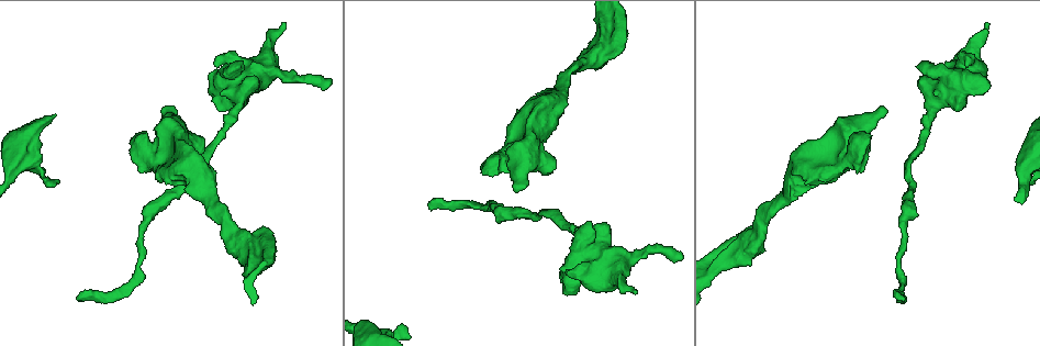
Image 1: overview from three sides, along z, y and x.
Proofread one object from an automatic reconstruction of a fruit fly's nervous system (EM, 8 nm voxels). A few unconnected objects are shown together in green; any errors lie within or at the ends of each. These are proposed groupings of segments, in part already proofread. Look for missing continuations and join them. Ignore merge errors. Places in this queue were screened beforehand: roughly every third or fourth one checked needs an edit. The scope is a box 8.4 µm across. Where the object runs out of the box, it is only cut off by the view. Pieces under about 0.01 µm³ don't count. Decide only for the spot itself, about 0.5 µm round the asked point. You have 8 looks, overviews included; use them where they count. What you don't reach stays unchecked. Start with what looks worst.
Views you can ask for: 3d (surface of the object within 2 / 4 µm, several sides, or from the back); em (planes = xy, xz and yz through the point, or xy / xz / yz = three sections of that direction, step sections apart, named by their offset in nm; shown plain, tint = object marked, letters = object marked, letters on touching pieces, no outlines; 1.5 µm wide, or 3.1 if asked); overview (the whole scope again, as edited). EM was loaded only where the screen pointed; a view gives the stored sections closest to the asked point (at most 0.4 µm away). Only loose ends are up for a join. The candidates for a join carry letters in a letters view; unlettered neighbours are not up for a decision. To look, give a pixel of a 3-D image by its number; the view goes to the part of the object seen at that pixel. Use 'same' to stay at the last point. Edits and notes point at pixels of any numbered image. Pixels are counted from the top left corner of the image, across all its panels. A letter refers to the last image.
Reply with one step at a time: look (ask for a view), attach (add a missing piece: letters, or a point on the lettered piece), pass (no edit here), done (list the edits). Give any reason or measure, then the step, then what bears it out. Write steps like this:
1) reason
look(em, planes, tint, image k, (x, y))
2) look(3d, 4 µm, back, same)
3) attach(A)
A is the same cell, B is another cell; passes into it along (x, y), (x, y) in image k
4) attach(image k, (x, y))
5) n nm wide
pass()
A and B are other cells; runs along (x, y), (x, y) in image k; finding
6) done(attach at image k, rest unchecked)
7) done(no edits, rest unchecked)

look(em, planes, letters, image 1, (636, 290))

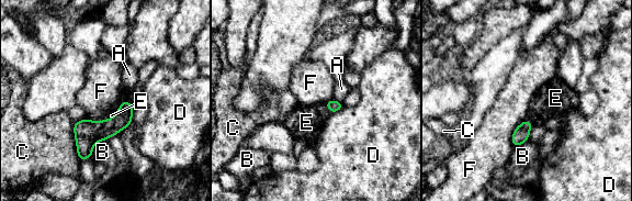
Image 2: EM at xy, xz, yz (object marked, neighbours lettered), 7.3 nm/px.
attach(E)
E is the same cell, A, B, C, D and F are other cells; passes into it along (333, 105), (327, 108), (306, 122) in image 2; it goes on there

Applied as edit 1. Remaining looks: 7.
tapers out
look(em, xz, step 4, letters, image 1, (54, 186))

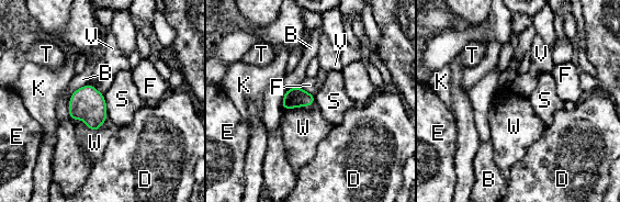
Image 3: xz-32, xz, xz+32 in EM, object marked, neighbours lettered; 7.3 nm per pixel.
W touches over 260 nm
pass()
B, D, E, F, K, S, T, V and W are other cells; none of them fits

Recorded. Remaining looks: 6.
branch stops here
look(3d, 2 µm, image 1, (254, 81))

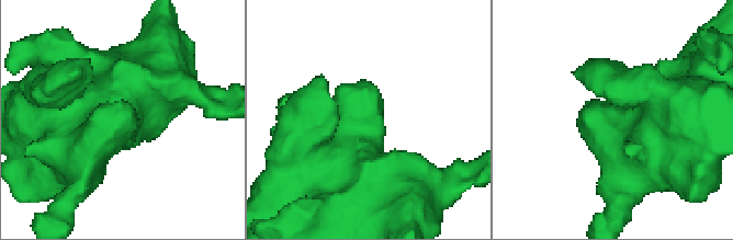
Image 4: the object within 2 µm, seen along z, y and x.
shape alone is not enough
look(em, yz, step 8, tint, image 4, (582, 113))

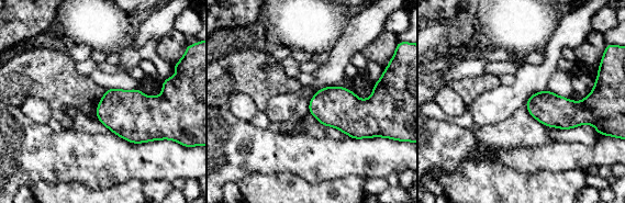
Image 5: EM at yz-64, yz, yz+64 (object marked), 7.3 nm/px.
cut it another way
look(em, planes, letters, same)

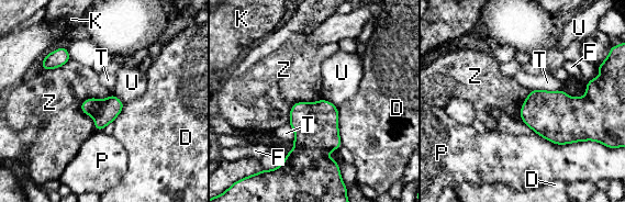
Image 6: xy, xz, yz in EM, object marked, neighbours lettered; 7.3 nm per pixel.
pass()
D, F, K, P, T, U and Z are other cells; border along (112, 93), (81, 103), (95, 131) in image 6; none of them fits

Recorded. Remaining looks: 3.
done(attach at image 2, rest unchecked)

